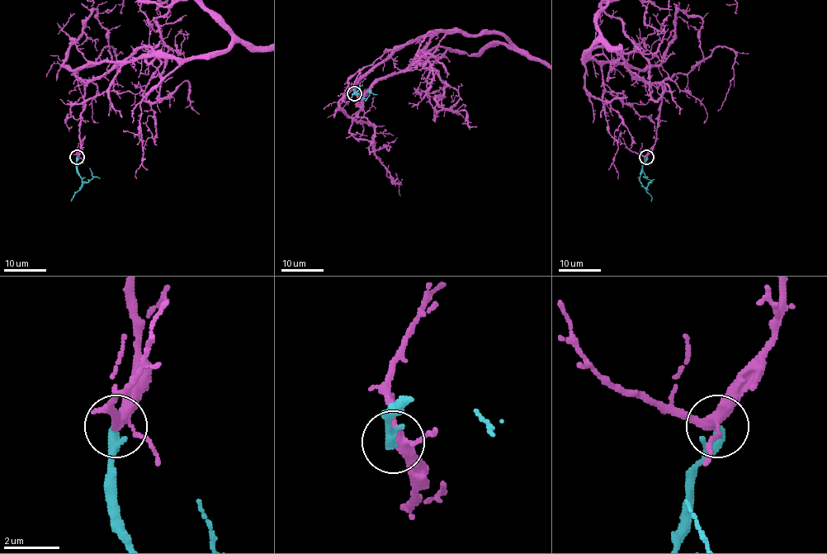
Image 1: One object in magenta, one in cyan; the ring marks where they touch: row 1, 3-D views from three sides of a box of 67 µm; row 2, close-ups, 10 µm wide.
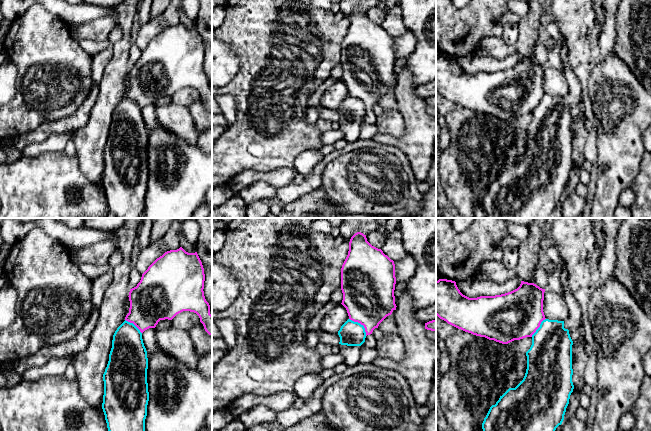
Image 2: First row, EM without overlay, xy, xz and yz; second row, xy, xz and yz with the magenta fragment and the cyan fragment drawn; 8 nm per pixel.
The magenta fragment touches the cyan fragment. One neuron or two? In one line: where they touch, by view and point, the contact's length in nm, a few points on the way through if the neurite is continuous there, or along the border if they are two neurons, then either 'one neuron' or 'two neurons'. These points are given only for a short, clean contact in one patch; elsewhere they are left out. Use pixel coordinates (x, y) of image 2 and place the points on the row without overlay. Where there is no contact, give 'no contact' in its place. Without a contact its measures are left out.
meets magenta in xz at (361, 100); contact 200 nm long; border along xz (349, 94), (359, 98), (363, 102), (366, 111); two neurons

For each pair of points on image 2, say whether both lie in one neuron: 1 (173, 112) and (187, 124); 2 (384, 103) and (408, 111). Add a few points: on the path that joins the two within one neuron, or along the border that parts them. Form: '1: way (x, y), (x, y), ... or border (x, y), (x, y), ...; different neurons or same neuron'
1: way (176, 115), (184, 123); same neuron
2: border (394, 86), (394, 97), (399, 108); different neurons

